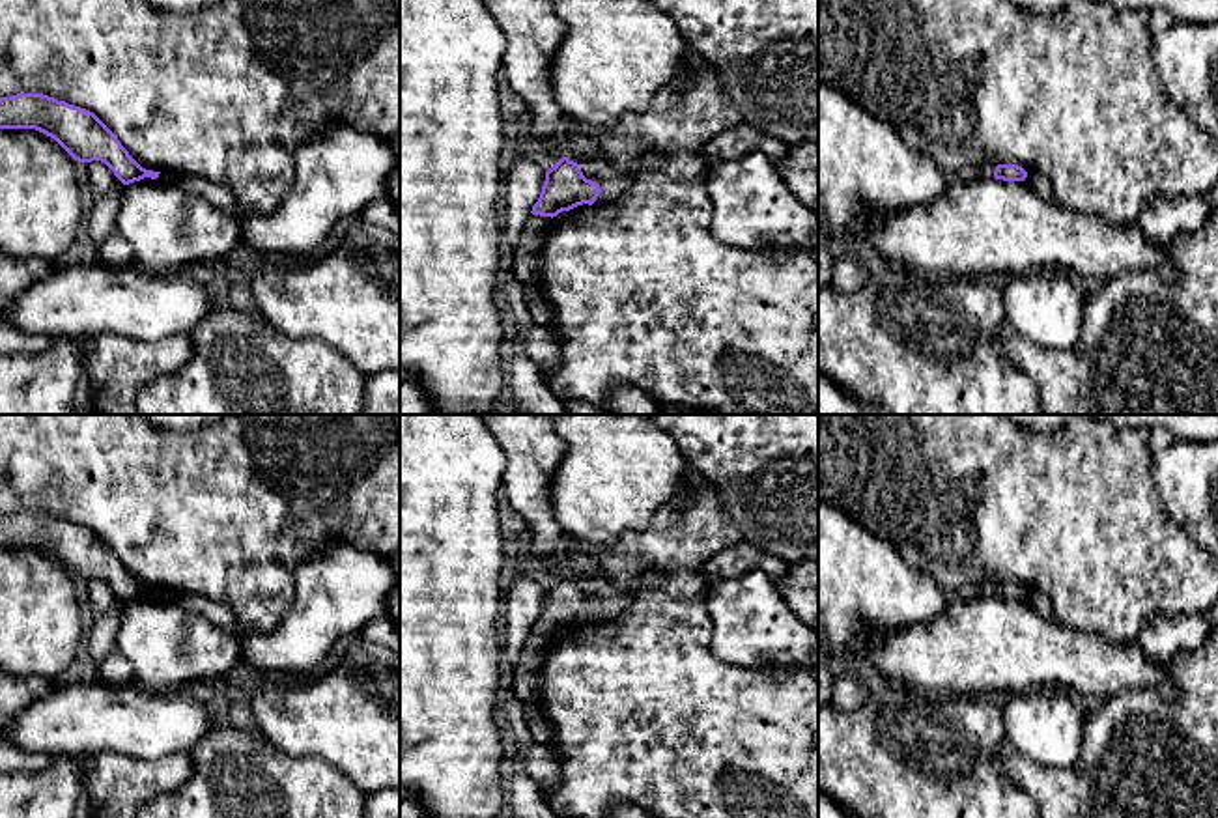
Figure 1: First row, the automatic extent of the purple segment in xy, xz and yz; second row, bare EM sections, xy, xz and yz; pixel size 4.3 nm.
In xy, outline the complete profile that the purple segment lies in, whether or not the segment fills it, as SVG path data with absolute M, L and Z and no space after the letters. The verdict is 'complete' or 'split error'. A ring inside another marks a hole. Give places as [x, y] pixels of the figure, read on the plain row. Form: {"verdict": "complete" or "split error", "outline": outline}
{"verdict": "complete", "outline": "M43 512L0 515L0 547L35 547L78 581L105 581L123 603L161 592L142 586L93 530Z"}

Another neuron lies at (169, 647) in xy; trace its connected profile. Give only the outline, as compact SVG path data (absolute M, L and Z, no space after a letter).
M151 596L123 603L116 648L129 659L135 685L151 693L215 680L245 661L230 631Z

